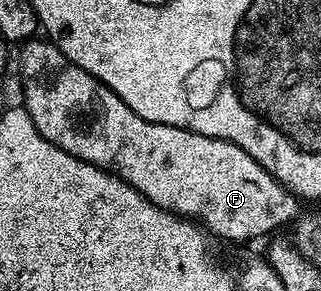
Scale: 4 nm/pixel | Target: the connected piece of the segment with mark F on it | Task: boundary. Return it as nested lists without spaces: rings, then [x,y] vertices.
[[[34,38],[21,50],[21,84],[25,87],[23,107],[29,111],[29,117],[43,138],[83,162],[120,176],[155,206],[200,222],[214,237],[222,236],[225,240],[268,237],[284,229],[281,228],[284,224],[292,225],[302,215],[302,201],[284,188],[268,170],[259,166],[259,162],[255,162],[247,150],[186,128],[145,120],[143,116],[135,114],[135,110],[131,110],[131,106],[127,106],[119,94],[87,74],[87,70],[70,64],[69,59],[48,39]]]

